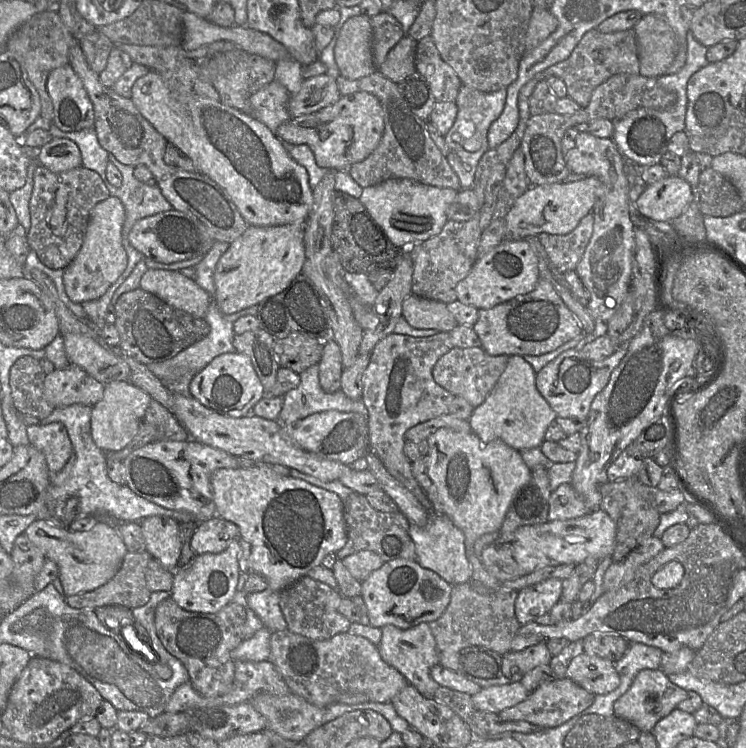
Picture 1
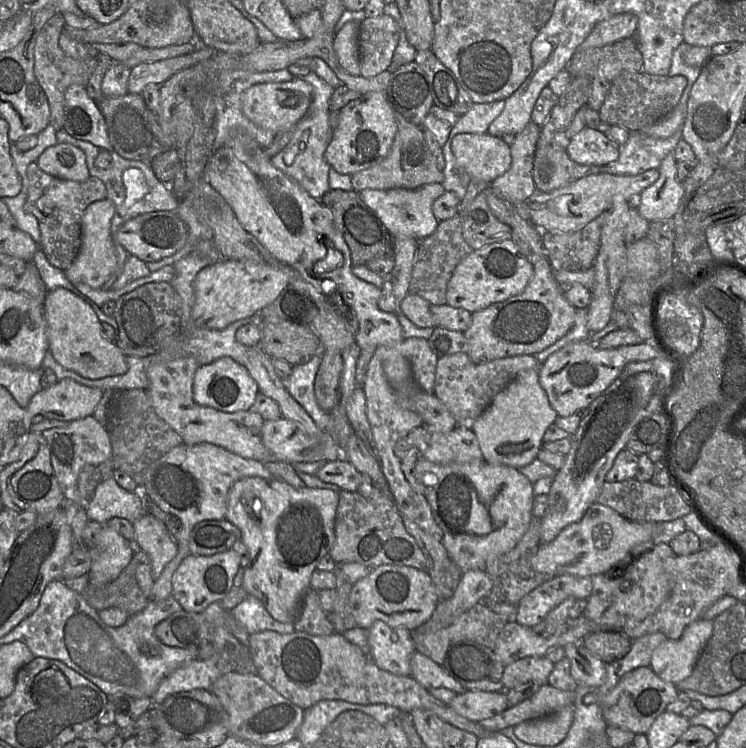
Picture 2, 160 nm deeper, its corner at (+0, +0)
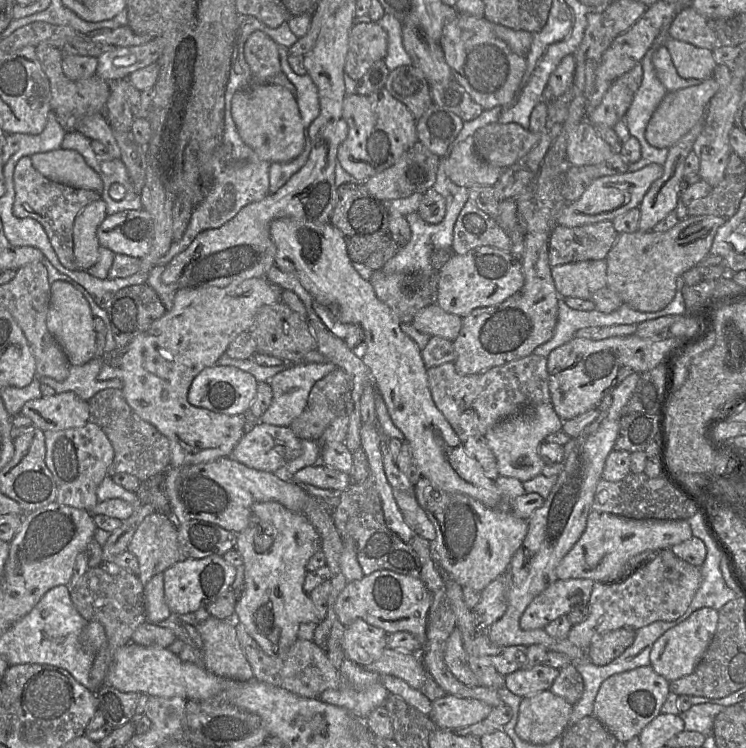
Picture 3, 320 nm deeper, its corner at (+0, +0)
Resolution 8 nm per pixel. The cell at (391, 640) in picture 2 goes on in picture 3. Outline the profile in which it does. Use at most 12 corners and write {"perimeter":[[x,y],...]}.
{"perimeter":[[356,619],[345,628],[345,657],[361,666],[387,648],[383,629]]}

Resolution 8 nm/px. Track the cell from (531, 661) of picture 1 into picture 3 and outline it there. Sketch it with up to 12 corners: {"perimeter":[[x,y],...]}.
{"perimeter":[[544,664],[504,677],[521,698],[549,690],[559,670]]}

